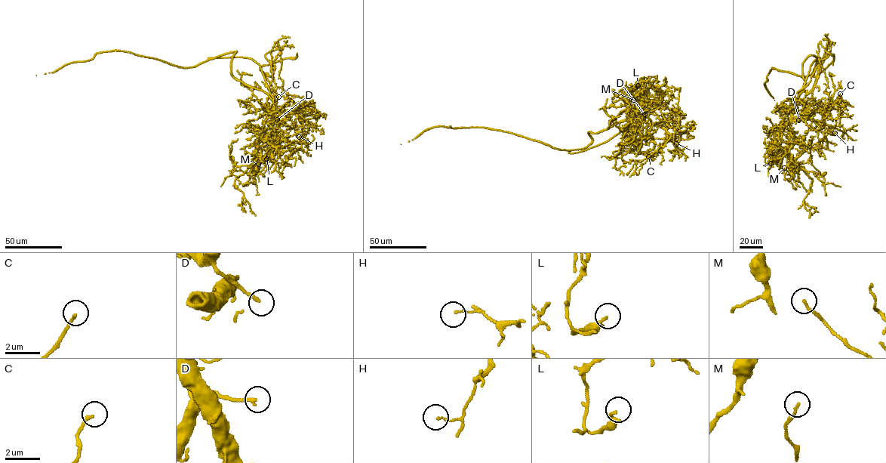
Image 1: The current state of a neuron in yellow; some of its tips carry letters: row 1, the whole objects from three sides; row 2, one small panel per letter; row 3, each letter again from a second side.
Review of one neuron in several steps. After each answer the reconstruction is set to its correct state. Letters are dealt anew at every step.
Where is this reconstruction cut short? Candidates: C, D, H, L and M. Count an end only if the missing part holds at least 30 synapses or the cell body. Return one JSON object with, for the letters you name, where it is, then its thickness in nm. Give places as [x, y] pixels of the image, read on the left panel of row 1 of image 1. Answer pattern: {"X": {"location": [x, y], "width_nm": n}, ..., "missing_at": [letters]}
{"D": {"location": [277, 119], "width_nm": 190}, "M": {"location": [258, 164], "width_nm": 150}, "missing_at": ["D", "M"]}

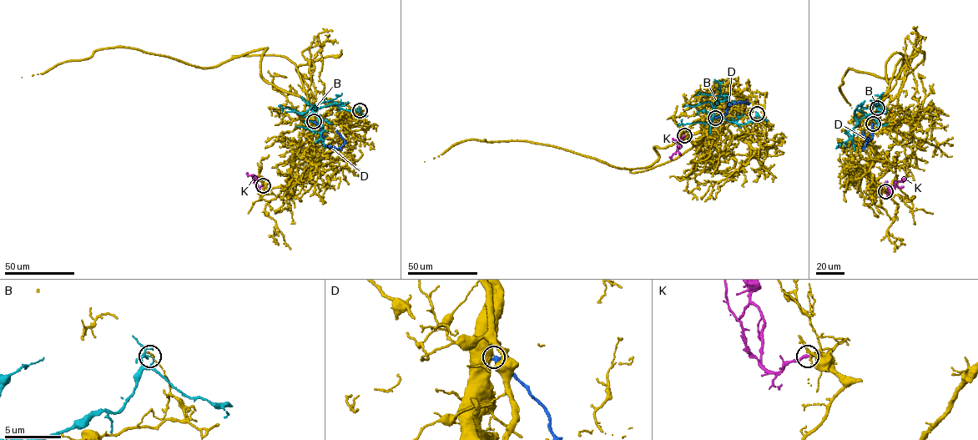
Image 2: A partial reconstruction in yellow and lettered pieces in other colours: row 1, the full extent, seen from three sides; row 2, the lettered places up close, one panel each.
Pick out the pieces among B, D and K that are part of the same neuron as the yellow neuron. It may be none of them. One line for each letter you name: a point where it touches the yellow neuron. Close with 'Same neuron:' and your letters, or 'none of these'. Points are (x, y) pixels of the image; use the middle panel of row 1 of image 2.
K: meets yellow at (684, 135)
Same neuron: K

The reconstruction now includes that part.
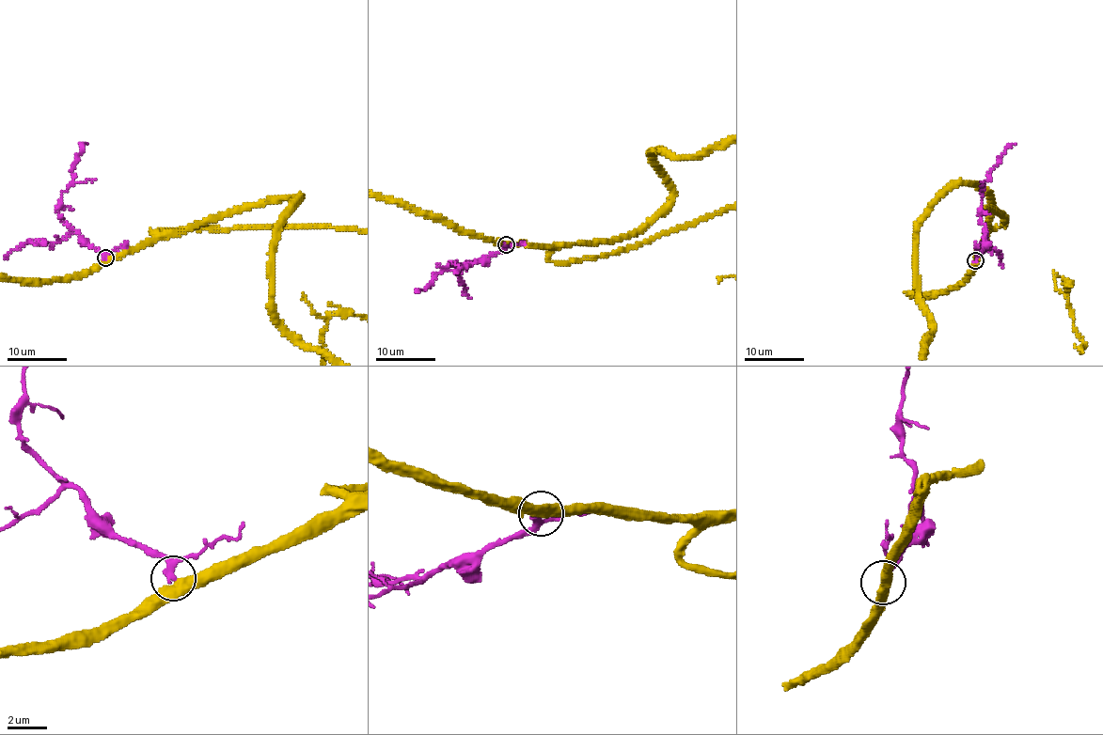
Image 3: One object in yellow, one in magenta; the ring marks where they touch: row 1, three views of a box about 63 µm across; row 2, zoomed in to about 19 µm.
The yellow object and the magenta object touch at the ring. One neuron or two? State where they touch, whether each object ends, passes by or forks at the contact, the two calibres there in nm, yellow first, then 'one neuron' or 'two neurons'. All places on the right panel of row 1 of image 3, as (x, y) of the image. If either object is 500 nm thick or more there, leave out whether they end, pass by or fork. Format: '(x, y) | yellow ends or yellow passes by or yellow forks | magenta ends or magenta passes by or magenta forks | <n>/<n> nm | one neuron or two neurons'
(975, 260) | yellow passes by | magenta passes by | 440/240 nm | two neurons

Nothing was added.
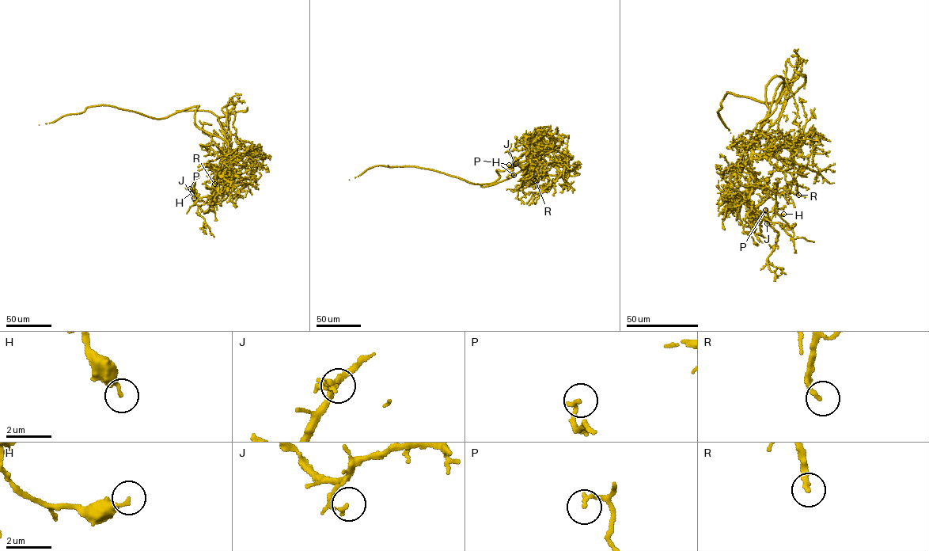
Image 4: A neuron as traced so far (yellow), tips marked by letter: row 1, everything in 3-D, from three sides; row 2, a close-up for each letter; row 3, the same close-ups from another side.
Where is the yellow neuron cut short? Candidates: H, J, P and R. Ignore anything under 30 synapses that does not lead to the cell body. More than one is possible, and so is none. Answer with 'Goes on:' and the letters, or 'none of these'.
Goes on: R

